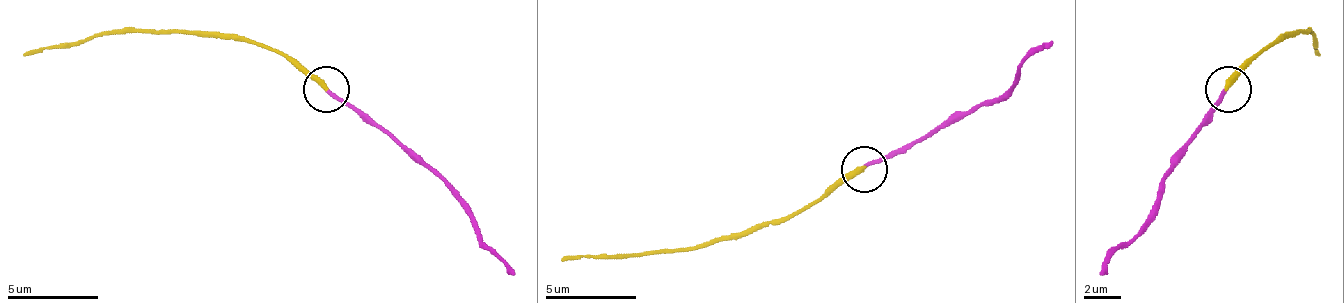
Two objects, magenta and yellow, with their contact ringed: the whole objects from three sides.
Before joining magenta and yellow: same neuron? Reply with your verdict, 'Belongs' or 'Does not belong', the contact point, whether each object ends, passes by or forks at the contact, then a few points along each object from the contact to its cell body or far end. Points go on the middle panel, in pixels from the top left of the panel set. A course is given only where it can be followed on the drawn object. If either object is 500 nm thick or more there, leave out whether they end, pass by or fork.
Belongs. Place: (864, 169). At the ring magenta ends. At the ring yellow ends. Course of magenta: (865, 170), (970, 115), (1053, 42). Course of yellow: (865, 170), (810, 207), (737, 234), (563, 262)

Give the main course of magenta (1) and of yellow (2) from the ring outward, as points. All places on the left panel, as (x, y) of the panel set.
1: (327, 90), (368, 113), (432, 172), (515, 273)
2: (327, 90), (272, 49), (199, 30), (121, 30), (25, 53)

